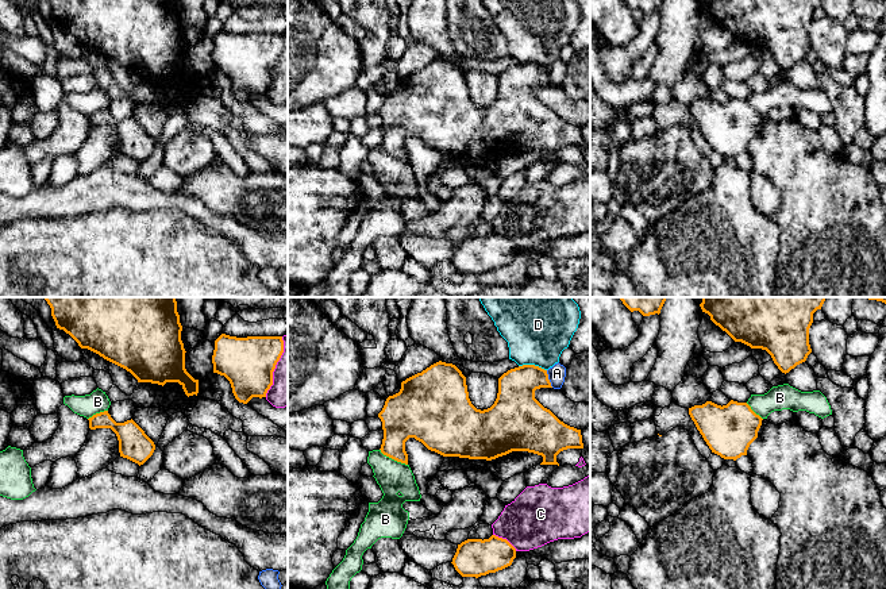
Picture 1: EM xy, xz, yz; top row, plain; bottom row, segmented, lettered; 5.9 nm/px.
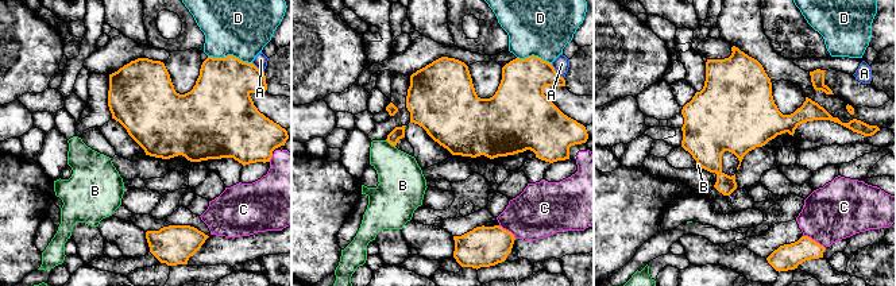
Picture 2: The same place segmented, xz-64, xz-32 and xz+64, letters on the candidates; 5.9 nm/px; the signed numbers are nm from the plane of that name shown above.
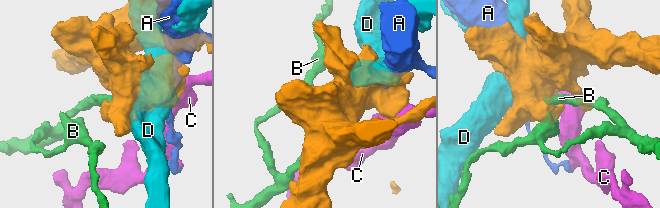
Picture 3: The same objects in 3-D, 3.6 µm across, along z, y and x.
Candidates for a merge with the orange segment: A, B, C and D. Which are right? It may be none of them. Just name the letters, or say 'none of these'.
none of these

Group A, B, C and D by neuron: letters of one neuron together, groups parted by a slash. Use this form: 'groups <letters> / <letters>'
groups A / B / C / D

